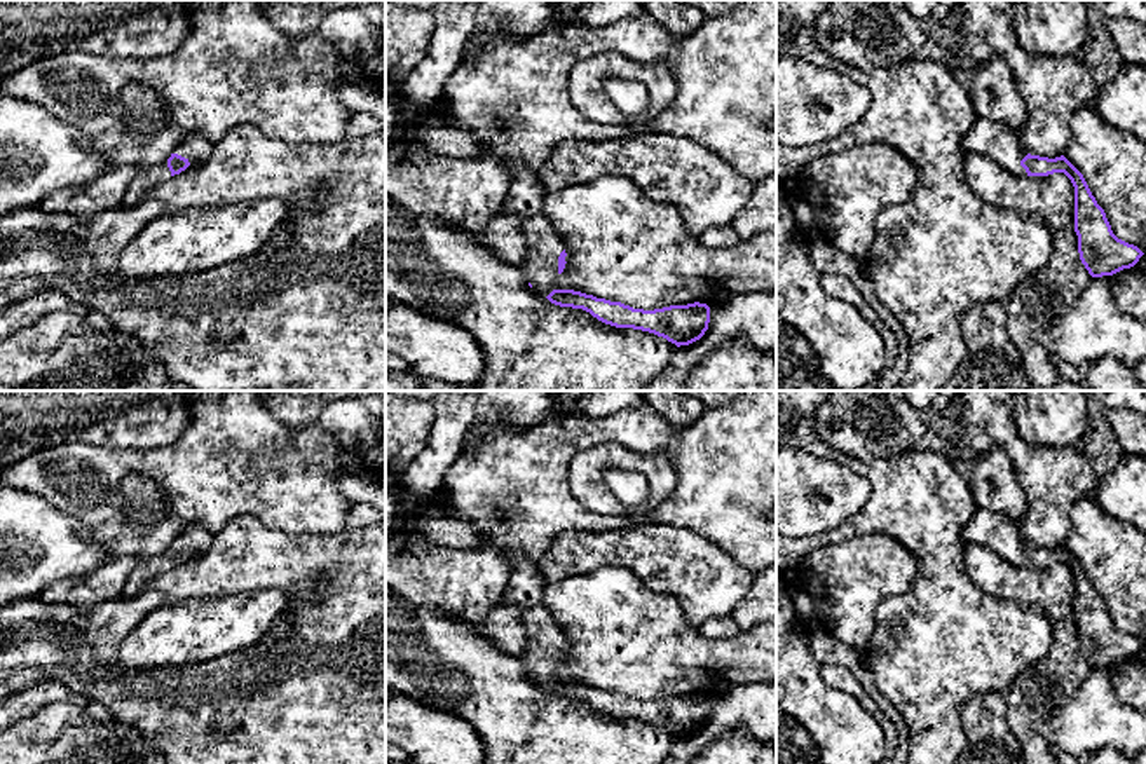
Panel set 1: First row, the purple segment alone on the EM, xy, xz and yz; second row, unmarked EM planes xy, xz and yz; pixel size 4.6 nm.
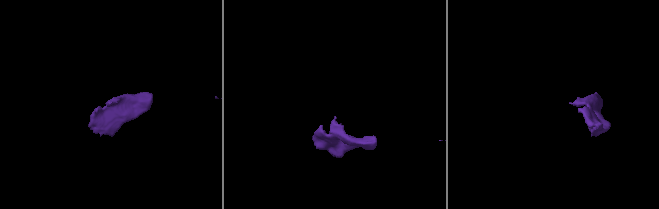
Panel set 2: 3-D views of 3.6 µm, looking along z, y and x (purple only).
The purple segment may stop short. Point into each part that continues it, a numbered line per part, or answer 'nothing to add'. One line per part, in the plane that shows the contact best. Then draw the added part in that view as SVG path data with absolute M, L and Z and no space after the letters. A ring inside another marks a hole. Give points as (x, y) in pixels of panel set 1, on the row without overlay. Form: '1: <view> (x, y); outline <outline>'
1: xz (525, 586); outline M520 553L511 556L511 563L502 604L522 612L529 637L520 658L535 684L548 687L555 680L563 633L542 604L548 583L535 563Z

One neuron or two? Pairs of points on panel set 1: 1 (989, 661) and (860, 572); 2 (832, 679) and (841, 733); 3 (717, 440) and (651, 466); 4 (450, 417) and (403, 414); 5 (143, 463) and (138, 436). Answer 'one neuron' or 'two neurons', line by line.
1: two neurons
2: two neurons
3: two neurons
4: two neurons
5: two neurons

